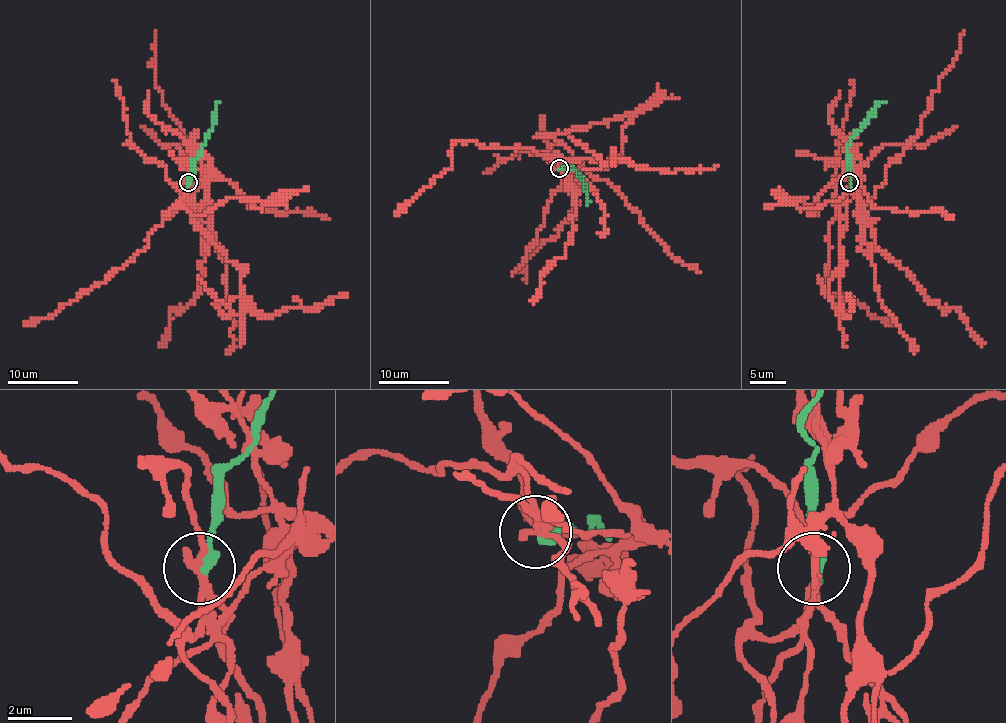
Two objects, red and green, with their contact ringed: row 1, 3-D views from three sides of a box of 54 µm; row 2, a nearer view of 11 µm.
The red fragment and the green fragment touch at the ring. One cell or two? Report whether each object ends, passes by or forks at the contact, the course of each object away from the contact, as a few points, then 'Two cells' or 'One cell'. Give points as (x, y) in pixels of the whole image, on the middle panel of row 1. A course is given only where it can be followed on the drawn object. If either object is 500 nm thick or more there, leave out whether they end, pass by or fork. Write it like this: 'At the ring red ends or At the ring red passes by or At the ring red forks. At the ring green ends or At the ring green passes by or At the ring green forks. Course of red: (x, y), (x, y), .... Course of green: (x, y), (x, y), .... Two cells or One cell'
At the ring red passes by. At the ring green ends. Course of red: (559, 168), (580, 168), (577, 174), (575, 204), (557, 236), (543, 241), (527, 257), (525, 282). Course of green: (559, 168), (570, 168), (572, 165), (586, 184), (587, 204). Two cells

